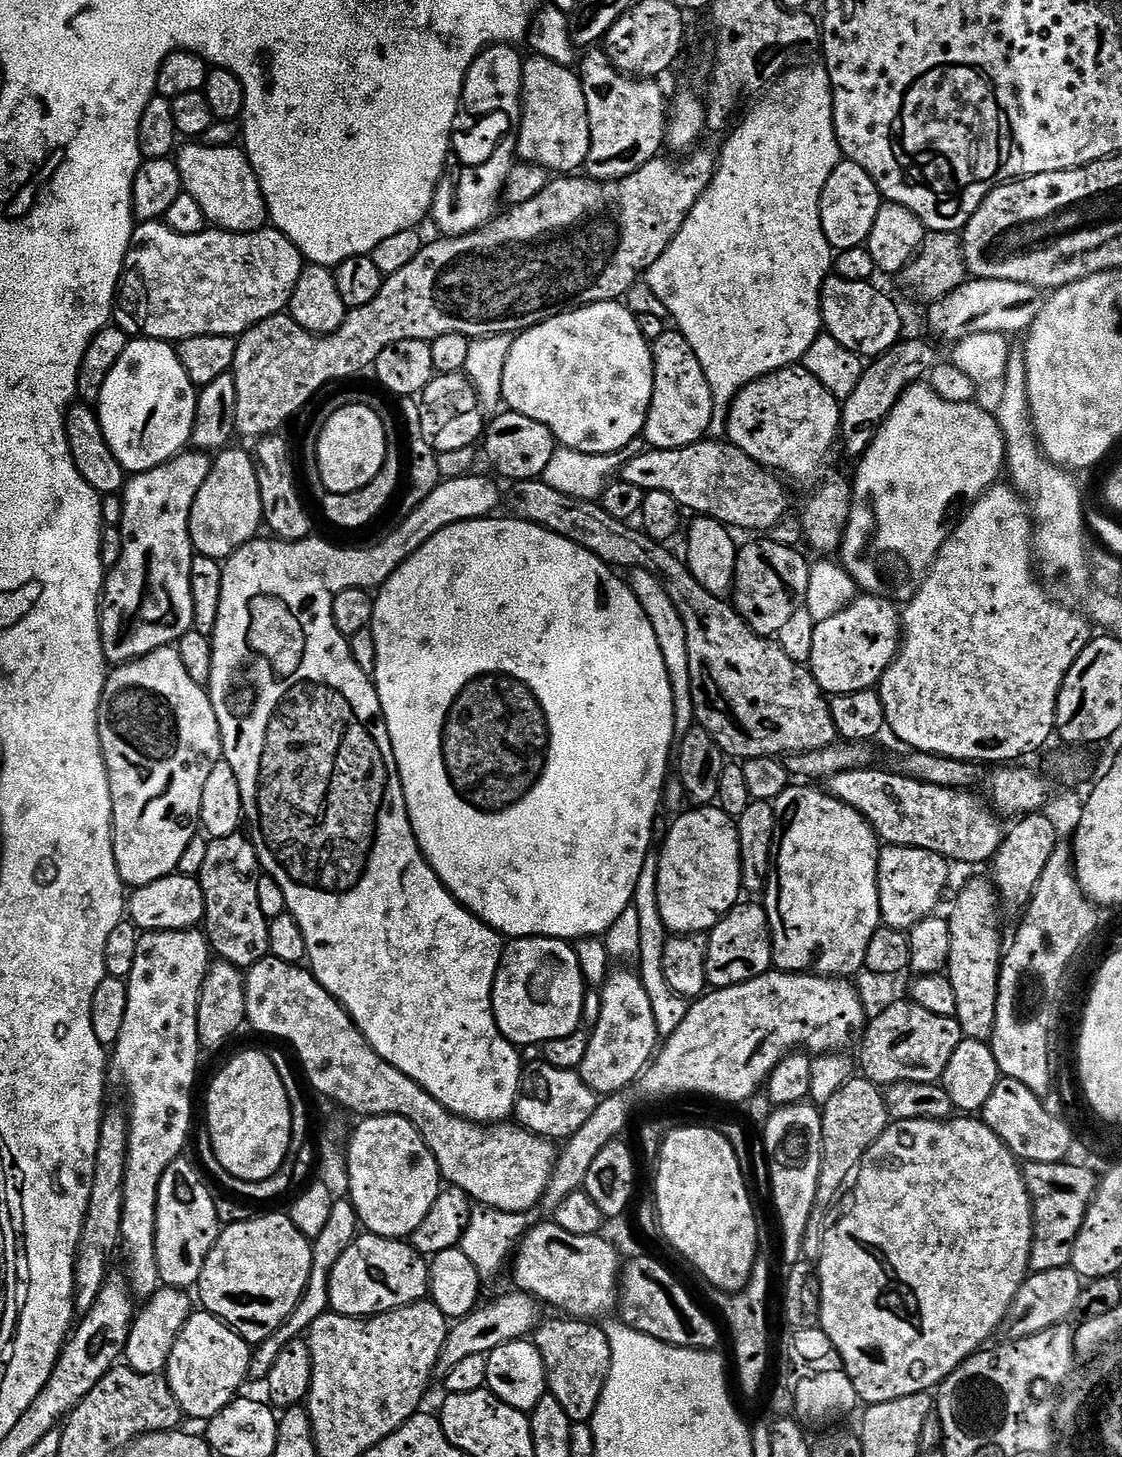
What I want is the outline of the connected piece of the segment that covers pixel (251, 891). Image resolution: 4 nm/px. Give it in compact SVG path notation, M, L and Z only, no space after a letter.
M199 861L198 879L204 896L204 932L217 957L247 970L271 953L270 930L260 900L260 864L205 864Z

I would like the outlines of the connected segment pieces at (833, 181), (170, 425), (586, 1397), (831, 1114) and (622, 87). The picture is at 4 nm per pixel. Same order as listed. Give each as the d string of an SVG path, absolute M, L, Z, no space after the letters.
M841 159L834 174L826 178L820 199L822 230L830 247L836 252L865 247L870 230L874 230L874 218L878 218L881 203L882 197L874 178L870 178L870 174L866 174L866 170L853 160Z
M132 338L100 388L100 429L125 473L157 468L189 447L196 421L197 385L186 374L179 351L167 340Z
M559 1318L548 1320L539 1325L534 1332L536 1349L542 1354L544 1369L548 1375L548 1392L566 1410L569 1421L592 1419L608 1371L612 1365L608 1333L596 1322L577 1320L575 1318Z
M849 1078L828 1102L822 1105L822 1166L818 1178L817 1205L832 1204L872 1148L872 1143L888 1128L888 1102L877 1085L863 1078Z
M607 51L583 53L582 59L578 64L578 75L582 82L582 90L586 94L586 110L588 111L588 121L590 122L590 154L588 155L588 165L586 168L587 175L591 179L599 182L607 182L609 180L621 180L630 174L634 174L636 168L642 167L647 160L657 159L661 155L660 147L663 149L666 144L666 96L664 100L664 92L659 88L657 81L652 78L633 78L623 72L620 72L612 65L609 60Z

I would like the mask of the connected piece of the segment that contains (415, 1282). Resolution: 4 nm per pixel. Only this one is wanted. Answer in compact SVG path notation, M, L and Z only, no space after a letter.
M360 1234L351 1246L338 1258L330 1278L328 1279L328 1307L340 1316L381 1316L383 1312L389 1312L395 1308L404 1308L408 1304L417 1304L429 1295L428 1270L430 1264L423 1260L414 1249L403 1239L391 1240L385 1236Z

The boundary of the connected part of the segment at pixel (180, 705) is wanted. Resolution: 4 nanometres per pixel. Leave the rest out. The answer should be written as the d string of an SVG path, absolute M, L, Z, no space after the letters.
M179 647L155 648L150 654L113 667L104 683L98 734L108 767L112 795L112 849L125 885L141 888L177 871L198 832L202 794L214 764L222 759L218 718L205 685L188 673Z

